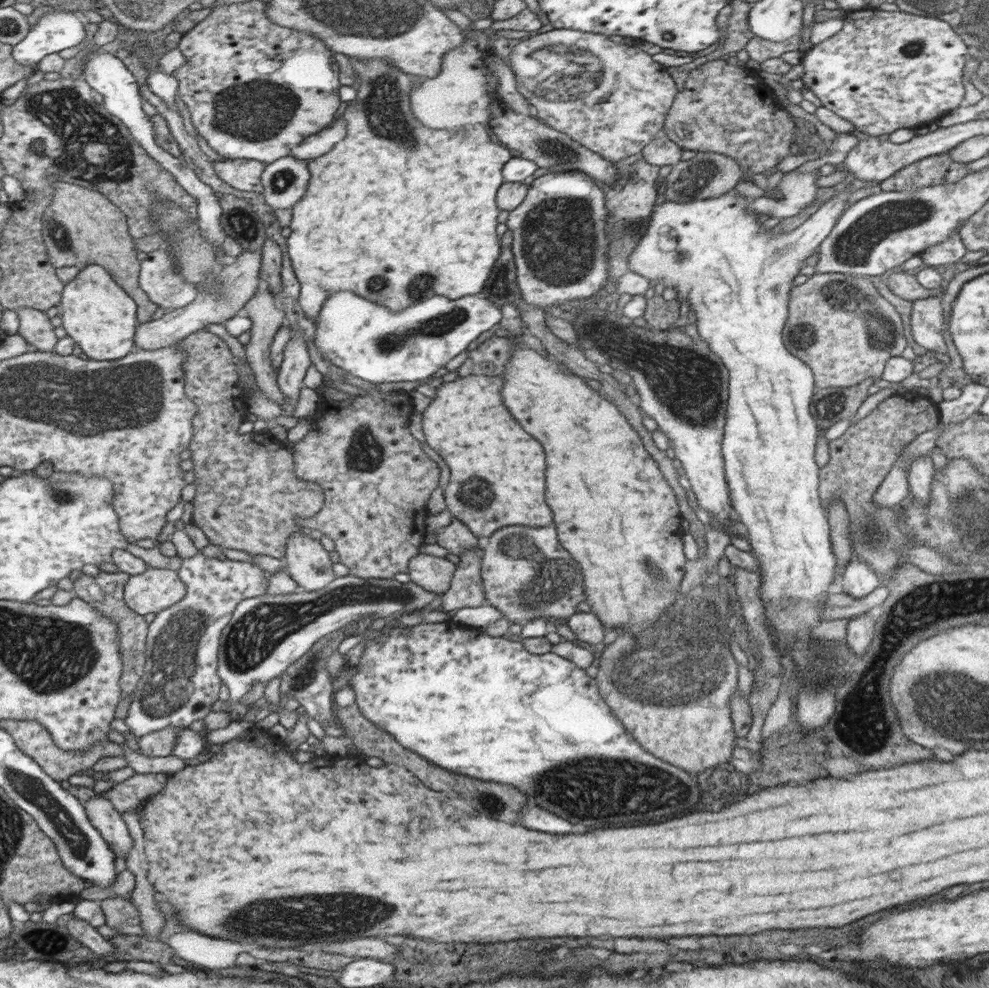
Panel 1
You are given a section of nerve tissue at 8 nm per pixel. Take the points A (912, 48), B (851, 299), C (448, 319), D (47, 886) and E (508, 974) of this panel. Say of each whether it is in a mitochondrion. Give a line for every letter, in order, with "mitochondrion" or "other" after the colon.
A: mitochondrion
B: mitochondrion
C: mitochondrion
D: other
E: other

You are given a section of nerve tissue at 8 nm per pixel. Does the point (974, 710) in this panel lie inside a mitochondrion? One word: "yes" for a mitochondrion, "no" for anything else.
yes

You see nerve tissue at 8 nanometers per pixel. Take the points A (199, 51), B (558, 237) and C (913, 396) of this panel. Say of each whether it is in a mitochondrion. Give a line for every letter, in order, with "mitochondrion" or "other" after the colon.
A: other
B: mitochondrion
C: other

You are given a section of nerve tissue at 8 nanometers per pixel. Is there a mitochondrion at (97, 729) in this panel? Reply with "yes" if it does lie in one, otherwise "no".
no

